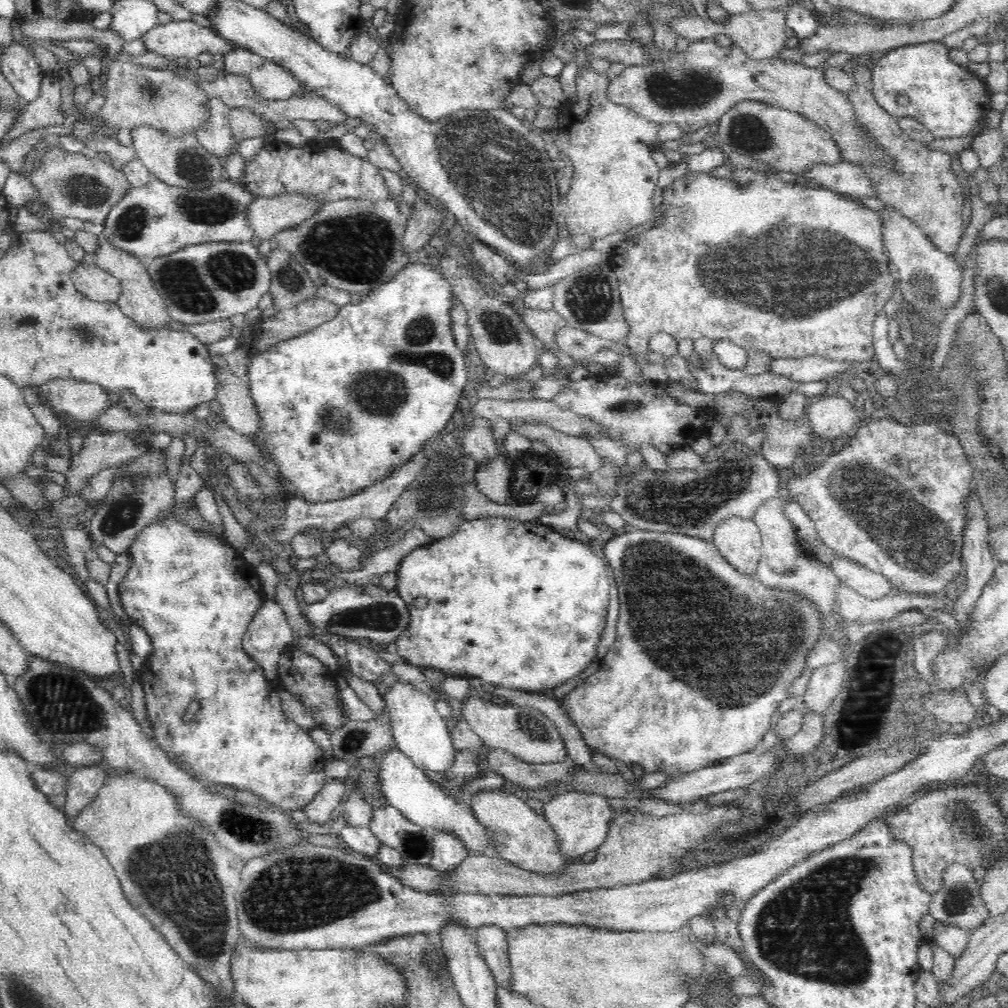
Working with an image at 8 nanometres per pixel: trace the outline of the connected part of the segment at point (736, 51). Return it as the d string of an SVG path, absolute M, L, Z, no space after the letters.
M712 39L696 41L689 46L686 53L660 58L647 67L626 67L622 75L614 77L610 82L607 98L616 104L627 106L642 118L657 122L660 126L664 123L674 122L684 133L700 130L706 124L713 125L724 116L725 112L744 99L760 100L778 108L797 112L826 130L840 147L846 162L865 169L878 166L884 167L886 171L897 171L896 159L890 157L886 149L876 145L873 138L869 136L869 130L863 128L863 124L857 121L849 96L828 85L824 70L803 64L794 64L789 60L779 60L776 57L757 62L751 60L737 45L722 48Z

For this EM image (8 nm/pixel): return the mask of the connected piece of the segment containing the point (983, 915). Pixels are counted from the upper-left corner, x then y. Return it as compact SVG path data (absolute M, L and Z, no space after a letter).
M954 863L946 869L943 887L933 894L929 913L942 924L957 926L970 932L980 928L986 922L989 912L981 897L981 887L978 887L968 867Z

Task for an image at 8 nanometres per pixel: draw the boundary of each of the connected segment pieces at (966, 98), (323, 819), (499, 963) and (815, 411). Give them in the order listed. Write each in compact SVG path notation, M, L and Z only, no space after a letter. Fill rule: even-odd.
M928 42L894 48L886 51L871 70L872 93L878 105L890 116L912 117L924 124L934 138L974 138L986 128L984 118L990 110L988 86L968 67L955 64L949 58L949 51L939 42ZM896 96L908 96L908 104L900 105Z
M330 778L322 790L307 804L304 811L307 820L316 824L328 823L332 820L332 812L338 808L342 796L349 790L350 782L338 778Z
M484 924L474 931L479 953L485 958L499 987L510 989L511 966L507 943L508 932L496 924Z
M838 395L819 397L812 401L807 408L808 423L816 435L835 440L842 434L851 434L861 422L861 413Z

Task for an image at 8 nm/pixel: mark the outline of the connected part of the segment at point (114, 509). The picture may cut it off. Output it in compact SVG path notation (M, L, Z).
M164 473L153 479L134 479L130 483L126 482L126 479L118 479L105 498L104 504L97 508L98 511L92 518L91 535L99 544L120 555L130 551L131 544L142 531L154 524L166 522L172 516L175 489L168 475Z

